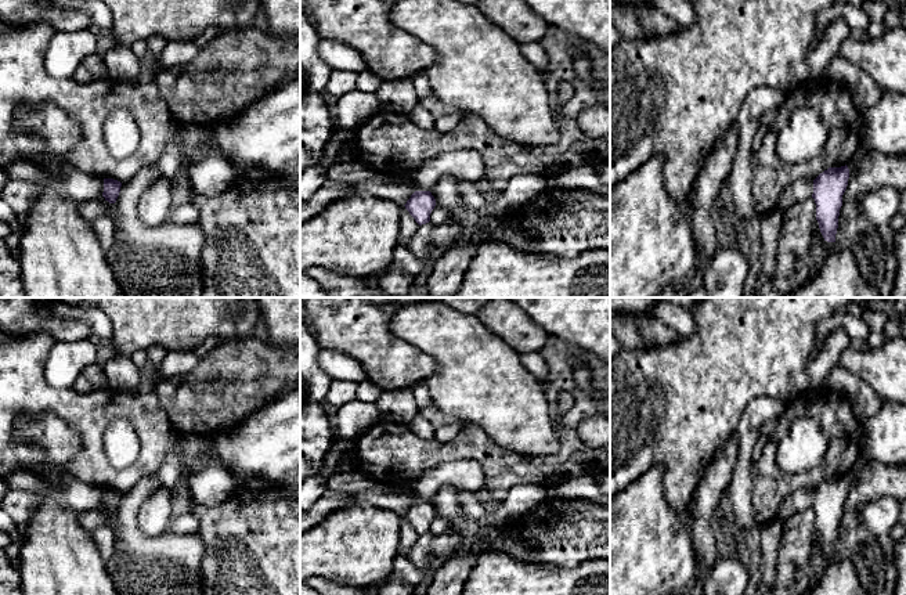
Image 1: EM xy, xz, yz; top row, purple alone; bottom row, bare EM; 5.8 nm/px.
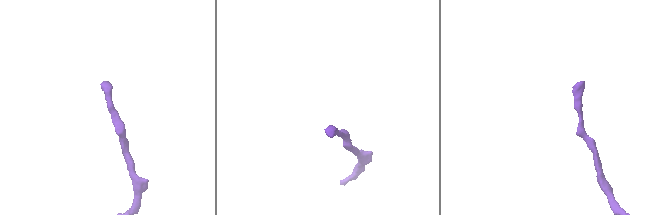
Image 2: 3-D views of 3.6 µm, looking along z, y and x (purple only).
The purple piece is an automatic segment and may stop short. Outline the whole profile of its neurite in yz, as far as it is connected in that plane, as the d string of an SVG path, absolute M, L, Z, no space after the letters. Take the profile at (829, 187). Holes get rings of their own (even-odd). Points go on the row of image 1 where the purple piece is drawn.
M848 166L829 167L813 180L812 198L816 203L816 220L827 242L835 242L842 195L849 178Z

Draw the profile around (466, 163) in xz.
M473 148L448 151L409 172L403 181L414 185L416 191L429 191L444 176L461 177L480 187L480 183L486 180L483 156Z

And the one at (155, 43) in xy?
M151 36L147 40L148 50L156 57L162 53L162 50L166 47L167 40L162 36Z

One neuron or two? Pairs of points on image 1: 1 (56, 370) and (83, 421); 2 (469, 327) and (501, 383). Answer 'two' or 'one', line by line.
1: two
2: one

